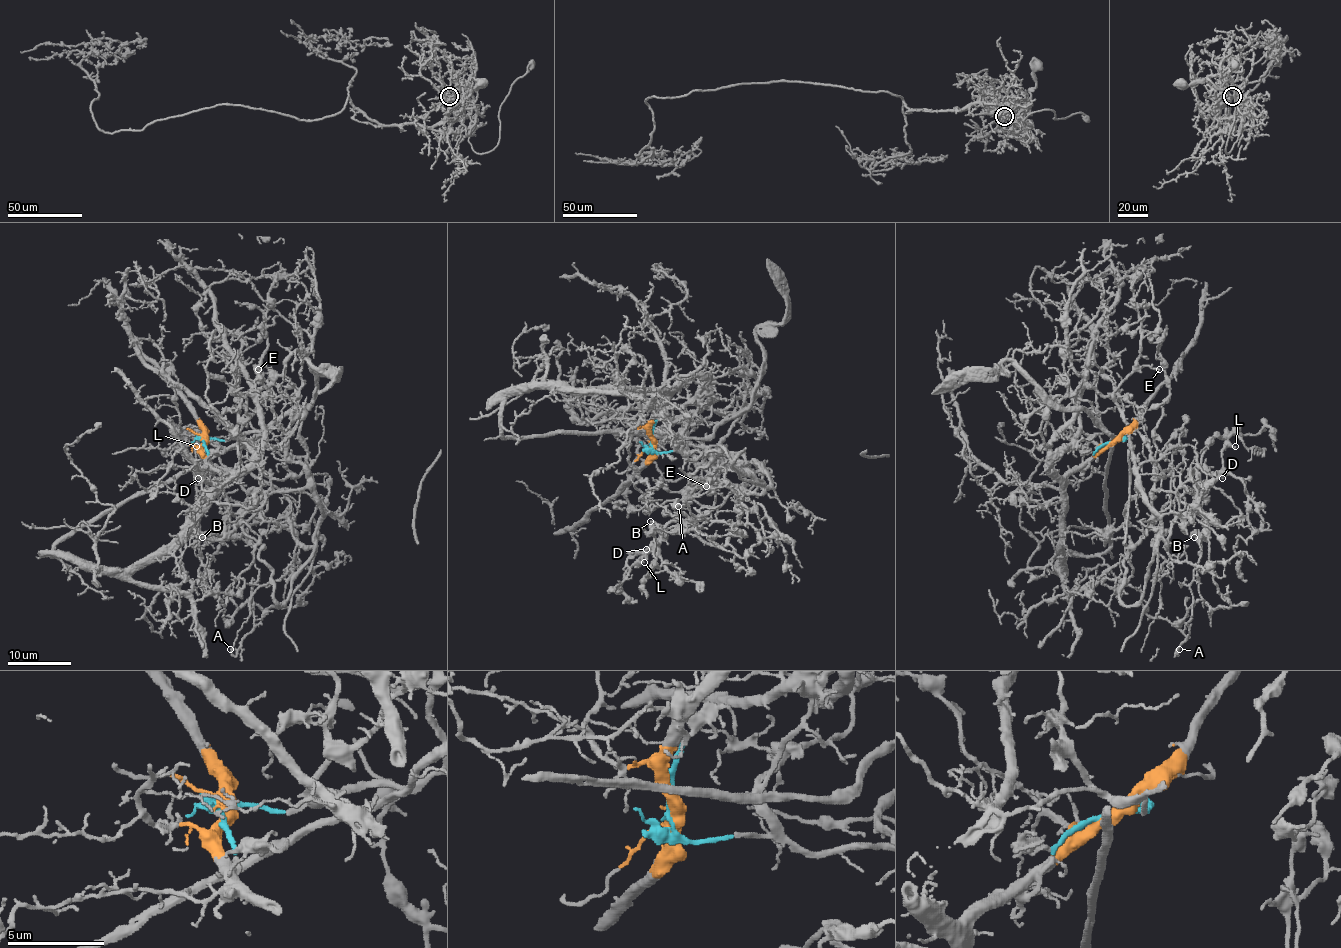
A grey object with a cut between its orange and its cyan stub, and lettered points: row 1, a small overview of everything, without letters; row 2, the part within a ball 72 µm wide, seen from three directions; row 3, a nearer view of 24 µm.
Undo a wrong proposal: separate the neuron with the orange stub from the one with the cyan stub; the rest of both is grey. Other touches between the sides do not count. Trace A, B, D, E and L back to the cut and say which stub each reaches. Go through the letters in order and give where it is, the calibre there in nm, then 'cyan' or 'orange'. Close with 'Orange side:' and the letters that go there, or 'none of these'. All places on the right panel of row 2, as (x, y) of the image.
A: at (1179, 649); 130 nm thick; cyan
B: at (1194, 537); 170 nm thick; cyan
D: at (1222, 478); 120 nm thick; cyan
E: at (1159, 369); 130 nm thick; cyan
L: at (1235, 446); 140 nm thick; cyan
Orange side: none of these

